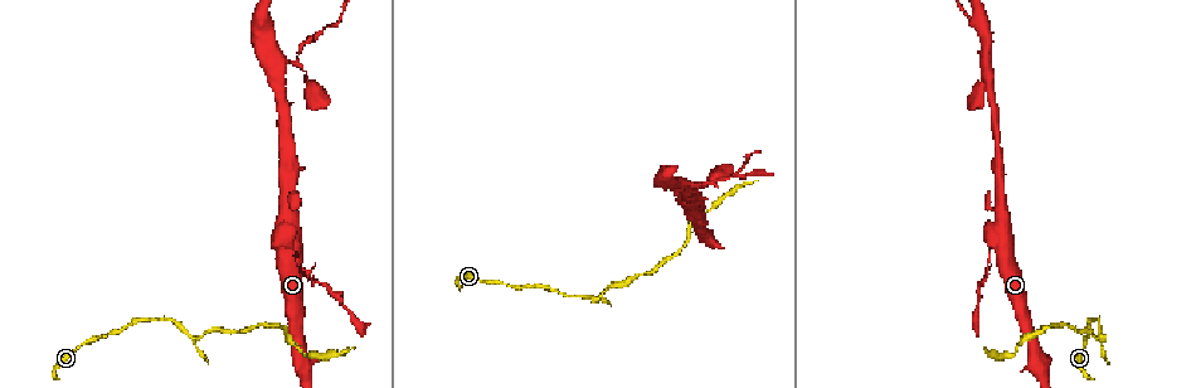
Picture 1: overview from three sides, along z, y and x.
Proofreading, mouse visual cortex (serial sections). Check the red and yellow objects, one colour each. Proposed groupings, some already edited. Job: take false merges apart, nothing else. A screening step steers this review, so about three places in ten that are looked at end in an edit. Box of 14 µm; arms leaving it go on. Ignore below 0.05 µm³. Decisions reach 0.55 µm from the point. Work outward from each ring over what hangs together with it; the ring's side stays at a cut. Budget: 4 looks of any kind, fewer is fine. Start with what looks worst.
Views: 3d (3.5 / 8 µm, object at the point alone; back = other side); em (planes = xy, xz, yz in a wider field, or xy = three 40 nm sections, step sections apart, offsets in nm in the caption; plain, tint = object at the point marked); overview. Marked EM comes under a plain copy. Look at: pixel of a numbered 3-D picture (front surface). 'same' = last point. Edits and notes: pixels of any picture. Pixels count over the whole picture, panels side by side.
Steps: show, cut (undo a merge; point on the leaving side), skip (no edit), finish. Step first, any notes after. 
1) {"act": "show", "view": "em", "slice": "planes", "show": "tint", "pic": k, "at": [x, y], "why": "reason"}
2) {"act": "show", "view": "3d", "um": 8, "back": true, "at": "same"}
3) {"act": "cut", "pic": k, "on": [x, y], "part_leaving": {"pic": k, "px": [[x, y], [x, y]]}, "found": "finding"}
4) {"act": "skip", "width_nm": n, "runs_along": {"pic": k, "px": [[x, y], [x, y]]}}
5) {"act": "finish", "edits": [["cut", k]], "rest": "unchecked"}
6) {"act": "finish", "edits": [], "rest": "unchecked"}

{"act": "show", "view": "3d", "um": 3.5, "pic": 1, "at": [993, 238]}

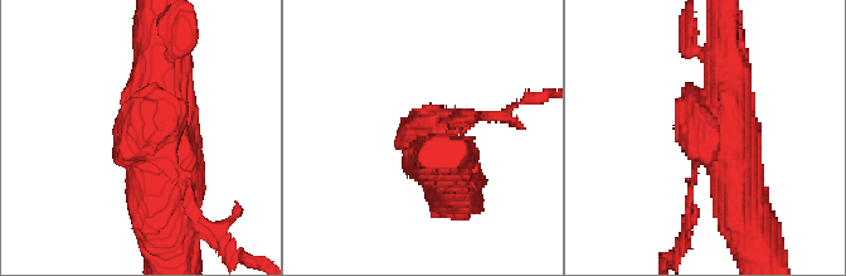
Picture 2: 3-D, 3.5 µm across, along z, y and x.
{"act": "show", "view": "em", "slice": "xy", "step": 3, "show": "tint", "pic": 2, "at": [145, 134]}

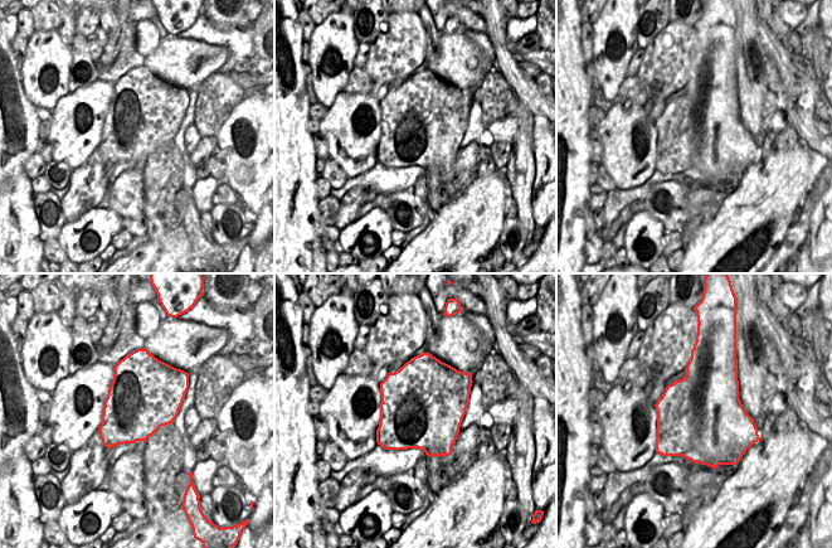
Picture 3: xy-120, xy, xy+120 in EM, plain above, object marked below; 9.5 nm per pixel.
{"act": "cut", "pic": 2, "on": [689, 199], "part_leaving": {"pic": 2, "px": [[709, 135], [695, 140], [686, 224]]}, "found": "two cells meet here"}

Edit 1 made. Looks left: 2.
{"act": "show", "view": "3d", "um": 3.5, "pic": 1, "at": [699, 185], "why": "three-way junction"}

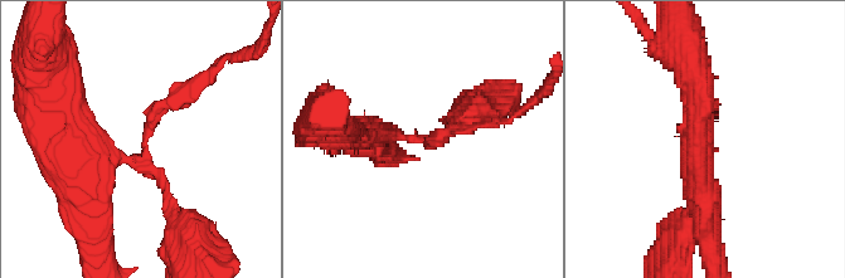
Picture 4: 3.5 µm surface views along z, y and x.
{"act": "show", "view": "em", "slice": "xy", "step": 2, "show": "tint", "pic": 4, "at": [142, 147], "arms": 3, "arm_widths_nm": [100, 150, 400]}

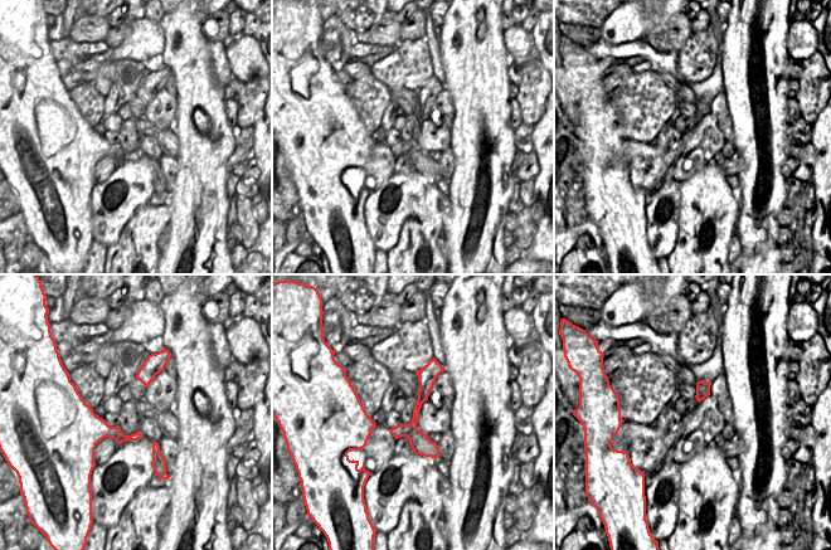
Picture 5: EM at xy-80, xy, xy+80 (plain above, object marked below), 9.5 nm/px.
{"act": "cut", "pic": 4, "on": [160, 110], "part_leaving": {"pic": 4, "px": [[139, 154], [154, 115], [217, 66]]}, "found": "two cells meet here"}

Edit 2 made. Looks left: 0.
{"act": "finish", "edits": [["cut", 2], ["cut", 4]], "rest": "unchecked"}

